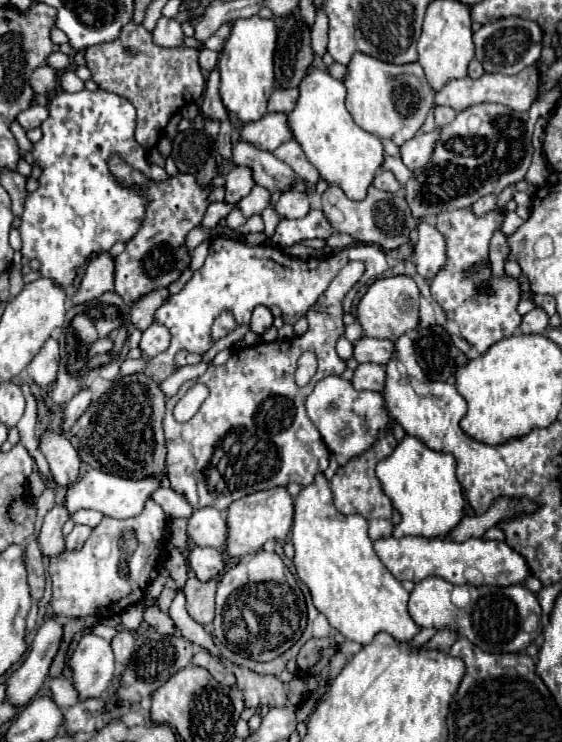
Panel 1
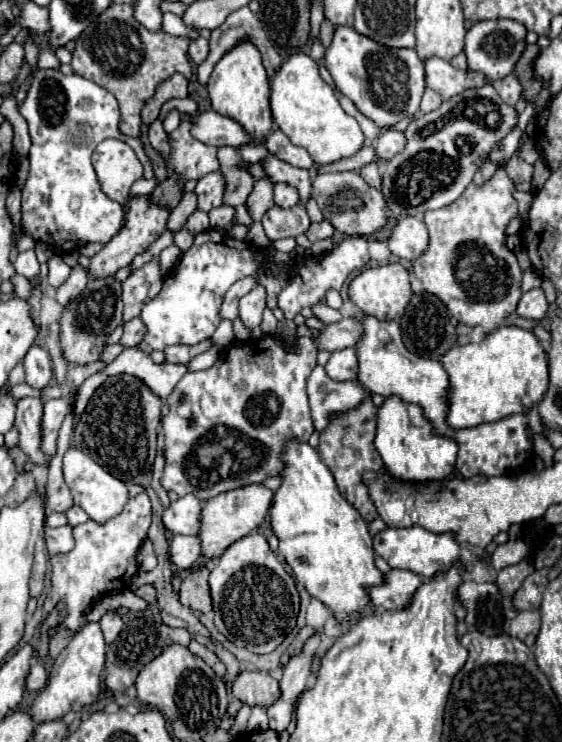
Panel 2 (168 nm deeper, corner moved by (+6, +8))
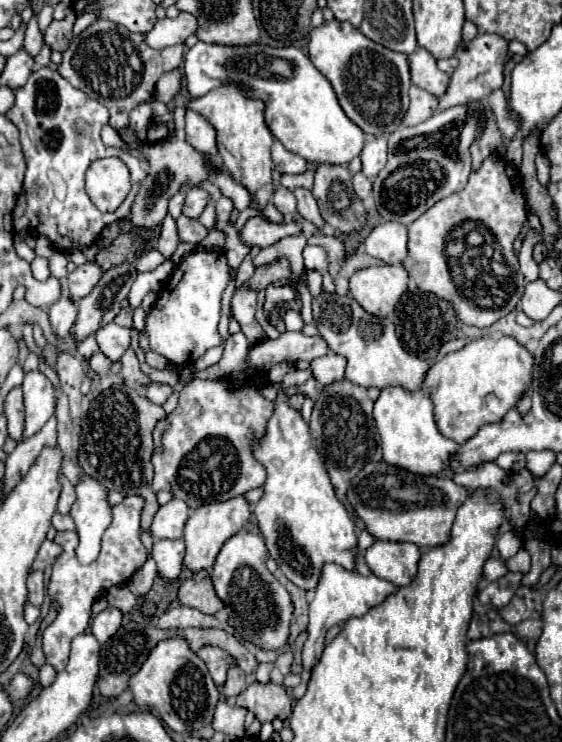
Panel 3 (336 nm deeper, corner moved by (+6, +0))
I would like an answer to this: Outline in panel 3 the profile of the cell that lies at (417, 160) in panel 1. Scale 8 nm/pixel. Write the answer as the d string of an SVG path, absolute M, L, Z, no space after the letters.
M370 138L364 144L364 150L360 154L360 158L362 158L362 172L370 180L374 180L376 174L386 166L386 154L388 154L386 138Z

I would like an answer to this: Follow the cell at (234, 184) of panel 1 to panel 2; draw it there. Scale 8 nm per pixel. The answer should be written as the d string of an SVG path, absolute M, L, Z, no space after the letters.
M220 172L206 174L204 178L198 180L194 192L198 196L198 210L210 212L210 208L220 206L222 196L224 196L224 178L222 178L222 174Z

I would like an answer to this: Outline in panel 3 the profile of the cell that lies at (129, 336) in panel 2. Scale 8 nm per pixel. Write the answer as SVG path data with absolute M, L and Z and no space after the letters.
M112 322L108 326L102 326L94 336L100 344L100 350L114 362L120 360L122 354L130 348L130 328L126 326L118 326Z

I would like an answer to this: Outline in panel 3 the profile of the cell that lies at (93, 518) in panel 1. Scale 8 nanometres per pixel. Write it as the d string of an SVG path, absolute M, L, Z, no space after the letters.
M58 512L52 516L52 526L56 530L76 530L76 524L72 522L72 518L64 516L64 514L58 514Z

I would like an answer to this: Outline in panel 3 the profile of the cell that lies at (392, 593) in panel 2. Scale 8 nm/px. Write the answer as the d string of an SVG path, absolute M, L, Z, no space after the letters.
M326 564L322 568L320 582L316 586L316 596L310 602L310 624L308 624L308 640L302 650L302 682L306 684L312 676L312 670L316 668L316 662L320 660L320 654L326 646L324 638L330 626L334 624L344 624L348 618L362 618L372 606L380 606L384 598L394 594L398 588L378 576L362 576L358 572L348 572L338 564Z

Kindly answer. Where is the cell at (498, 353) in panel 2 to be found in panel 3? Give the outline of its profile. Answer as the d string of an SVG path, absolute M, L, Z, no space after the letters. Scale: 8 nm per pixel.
M498 336L496 338L480 338L474 342L468 342L462 350L446 354L442 360L438 360L426 374L424 390L430 394L430 400L434 404L434 418L438 430L454 440L464 442L464 438L472 438L480 426L486 426L488 422L500 422L504 414L518 406L520 396L526 392L526 388L532 382L532 354L512 336Z

